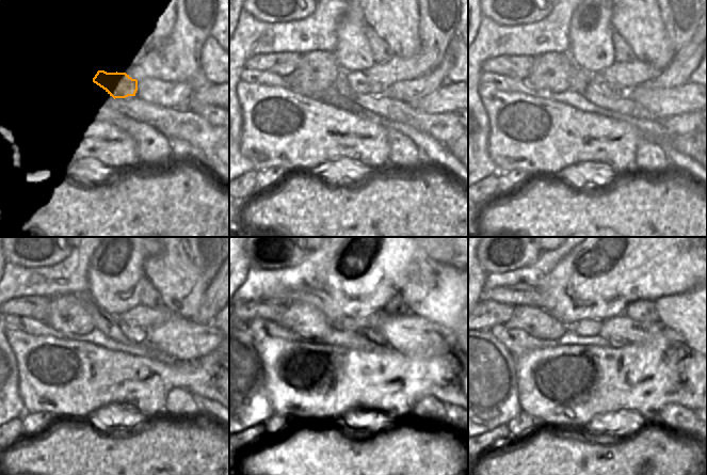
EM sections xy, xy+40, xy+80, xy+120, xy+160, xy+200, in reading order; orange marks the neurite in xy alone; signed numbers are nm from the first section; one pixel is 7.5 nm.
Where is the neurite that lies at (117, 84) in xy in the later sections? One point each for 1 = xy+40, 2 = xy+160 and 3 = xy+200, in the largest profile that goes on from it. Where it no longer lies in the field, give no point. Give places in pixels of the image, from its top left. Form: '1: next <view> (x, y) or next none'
1: next xy+40 (359, 83)
2: next xy+160 (373, 334)
3: next xy+200 (617, 343)

